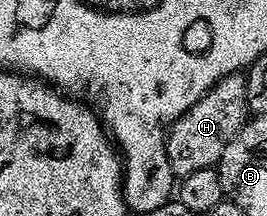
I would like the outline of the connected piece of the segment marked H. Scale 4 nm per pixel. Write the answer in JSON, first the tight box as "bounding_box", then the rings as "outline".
{"bounding_box":[165,73,248,178],"outline":[[[230,73],[225,79],[218,81],[201,100],[193,103],[189,111],[178,114],[172,120],[175,121],[172,125],[170,122],[165,133],[165,144],[169,167],[176,178],[193,175],[193,171],[216,168],[225,147],[229,147],[231,140],[248,120],[247,78],[243,73]]]}

